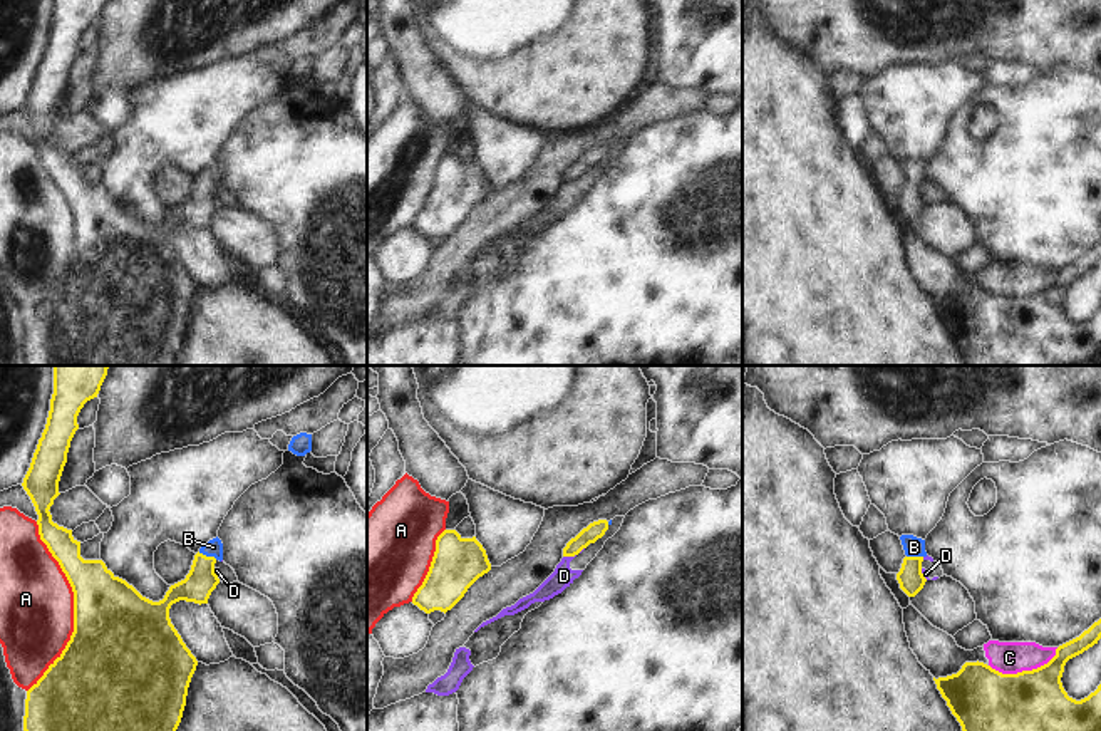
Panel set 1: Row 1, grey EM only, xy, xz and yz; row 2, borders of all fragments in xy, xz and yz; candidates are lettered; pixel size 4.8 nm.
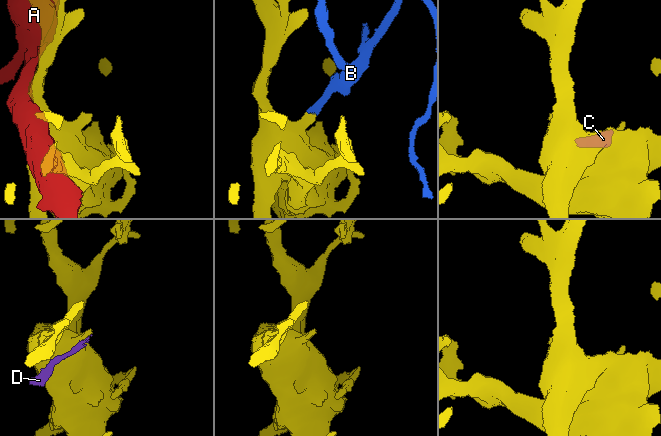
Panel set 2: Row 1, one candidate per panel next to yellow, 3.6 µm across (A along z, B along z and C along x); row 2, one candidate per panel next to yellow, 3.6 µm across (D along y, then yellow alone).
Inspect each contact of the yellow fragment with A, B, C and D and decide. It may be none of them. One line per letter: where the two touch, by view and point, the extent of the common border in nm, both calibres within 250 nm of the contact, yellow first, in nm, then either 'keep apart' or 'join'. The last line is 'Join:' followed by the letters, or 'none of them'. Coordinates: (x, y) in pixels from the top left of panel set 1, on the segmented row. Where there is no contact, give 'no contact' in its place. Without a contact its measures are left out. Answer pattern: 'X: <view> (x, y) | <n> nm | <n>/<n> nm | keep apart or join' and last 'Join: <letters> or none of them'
A: xy (74, 607) | 800 nm | 440/360 nm | keep apart
B: xy (208, 557) | 100 nm | 150/80 nm | join
C: yz (1024, 671) | 340 nm | 300/160 nm | keep apart
D: xz (568, 555) | 70 nm | 90/100 nm | keep apart
Join: B

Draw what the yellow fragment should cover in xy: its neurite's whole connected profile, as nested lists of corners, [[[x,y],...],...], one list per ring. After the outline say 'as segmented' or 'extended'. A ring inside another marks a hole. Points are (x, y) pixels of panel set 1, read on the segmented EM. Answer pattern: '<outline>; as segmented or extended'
[[[54,366],[47,424],[22,483],[39,515],[40,540],[74,592],[74,632],[62,654],[27,691],[23,731],[176,731],[198,661],[171,624],[169,609],[179,600],[208,604],[220,583],[215,563],[223,560],[223,543],[218,537],[199,548],[186,578],[171,585],[163,600],[152,602],[116,577],[102,560],[84,560],[72,530],[52,521],[49,510],[60,495],[59,481],[79,429],[77,416],[87,401],[97,397],[107,369]]]; extended

